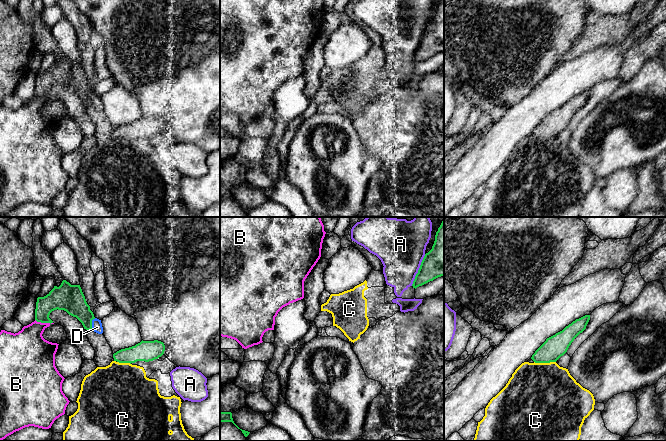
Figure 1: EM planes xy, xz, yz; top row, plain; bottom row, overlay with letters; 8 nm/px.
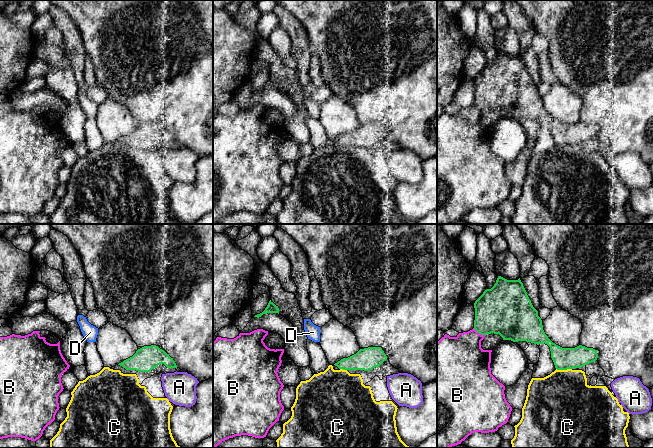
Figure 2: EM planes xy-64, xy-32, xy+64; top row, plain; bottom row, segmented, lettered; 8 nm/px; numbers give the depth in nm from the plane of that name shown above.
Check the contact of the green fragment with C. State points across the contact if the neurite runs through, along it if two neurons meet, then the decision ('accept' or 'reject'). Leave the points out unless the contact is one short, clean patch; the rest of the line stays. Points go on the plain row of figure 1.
reject

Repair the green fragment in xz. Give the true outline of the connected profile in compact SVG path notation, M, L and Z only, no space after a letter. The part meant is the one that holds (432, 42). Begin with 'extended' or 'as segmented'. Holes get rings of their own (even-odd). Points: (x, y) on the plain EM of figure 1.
as segmented | M444 0L438 4L432 25L425 30L412 62L416 65L441 52L444 52Z

